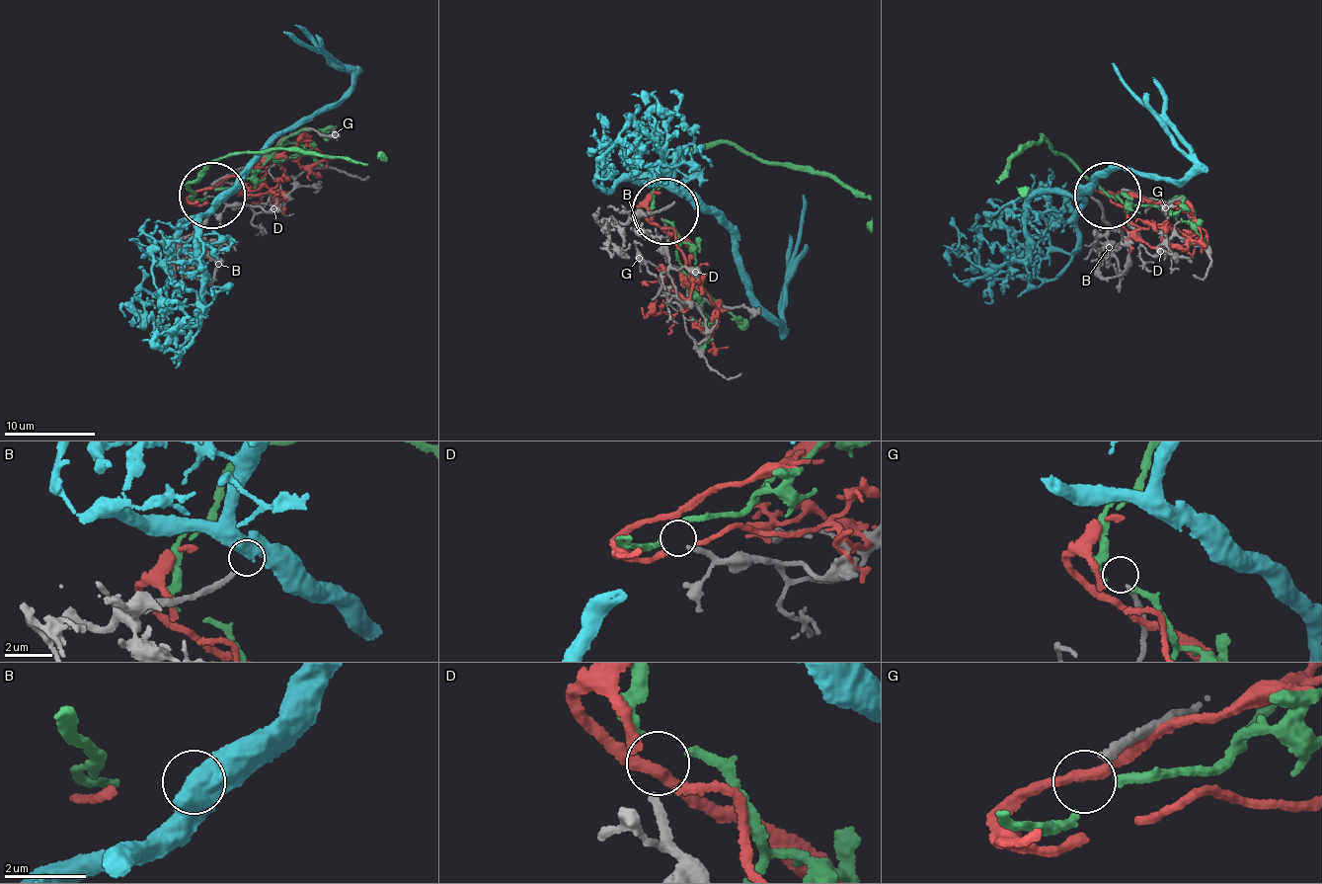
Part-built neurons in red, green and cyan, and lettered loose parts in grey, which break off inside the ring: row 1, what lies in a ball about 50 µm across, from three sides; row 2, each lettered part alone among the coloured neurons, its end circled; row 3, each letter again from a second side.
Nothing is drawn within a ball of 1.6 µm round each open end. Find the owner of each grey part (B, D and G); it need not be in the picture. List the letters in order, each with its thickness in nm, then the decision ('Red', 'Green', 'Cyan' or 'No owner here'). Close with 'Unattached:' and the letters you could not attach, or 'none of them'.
B: Thickness 220 nm. No owner here
D: Thickness 200 nm. Green
G: Thickness 200 nm. No owner here
Unattached: B, G

